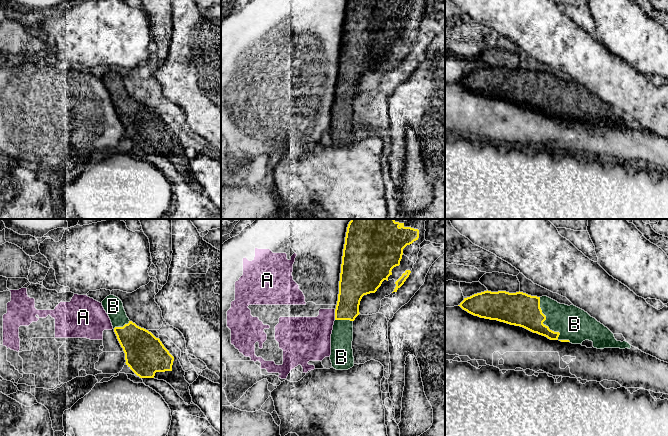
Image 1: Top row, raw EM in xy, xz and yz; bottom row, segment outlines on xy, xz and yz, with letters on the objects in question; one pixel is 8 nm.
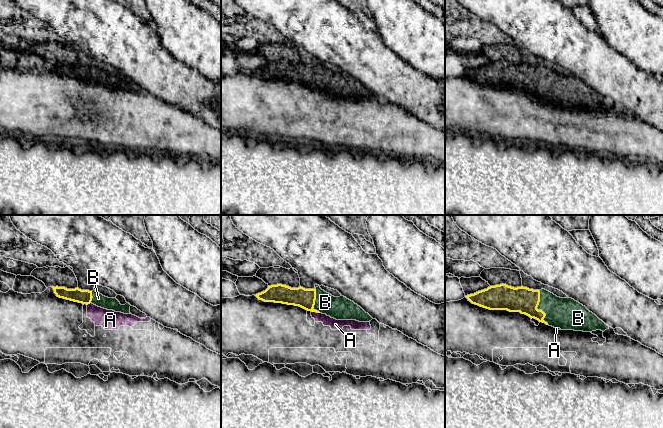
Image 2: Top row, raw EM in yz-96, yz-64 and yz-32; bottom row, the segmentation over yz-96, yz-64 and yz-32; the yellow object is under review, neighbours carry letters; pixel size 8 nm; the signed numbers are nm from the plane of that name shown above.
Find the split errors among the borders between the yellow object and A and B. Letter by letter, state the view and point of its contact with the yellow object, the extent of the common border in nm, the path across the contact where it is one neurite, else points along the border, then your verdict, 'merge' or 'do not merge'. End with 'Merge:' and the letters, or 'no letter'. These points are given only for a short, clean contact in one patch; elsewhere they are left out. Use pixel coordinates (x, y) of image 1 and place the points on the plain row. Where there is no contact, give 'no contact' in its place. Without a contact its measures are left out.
A: meets yellow in xz at (335, 90); contact 90 nm long; border along xz (334, 85), (335, 95); do not merge
B: meets yellow in yz at (547, 102); contact 440 nm long; merge
Merge: B

